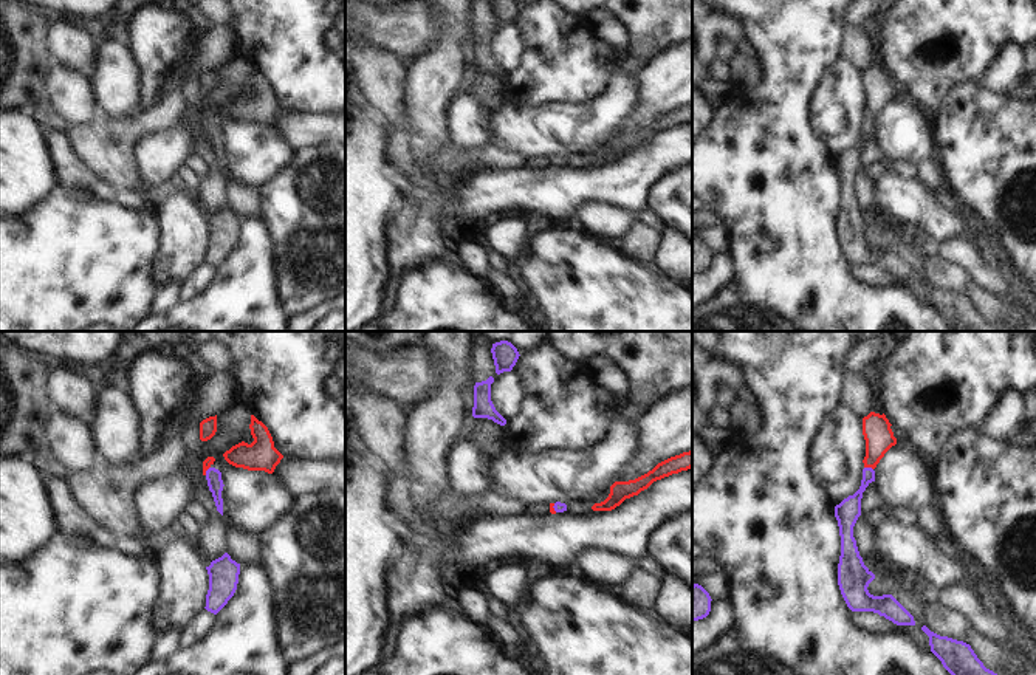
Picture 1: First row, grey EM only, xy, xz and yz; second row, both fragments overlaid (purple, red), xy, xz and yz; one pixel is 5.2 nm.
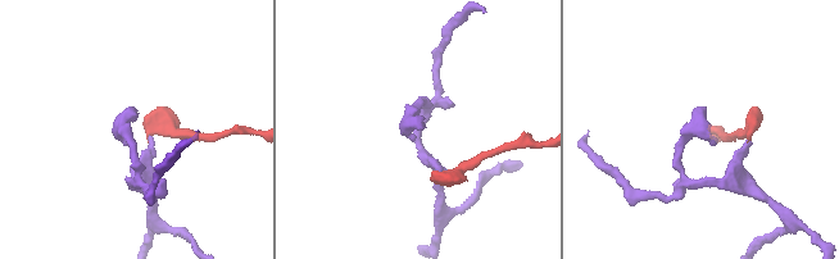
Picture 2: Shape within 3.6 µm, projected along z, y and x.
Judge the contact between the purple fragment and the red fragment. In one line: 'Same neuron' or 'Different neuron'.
Same neuron

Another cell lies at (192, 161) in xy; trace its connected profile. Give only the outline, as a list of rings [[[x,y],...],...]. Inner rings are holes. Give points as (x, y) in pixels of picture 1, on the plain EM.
[[[195,152],[186,156],[184,166],[189,167],[200,180],[209,172],[203,158],[200,158]]]

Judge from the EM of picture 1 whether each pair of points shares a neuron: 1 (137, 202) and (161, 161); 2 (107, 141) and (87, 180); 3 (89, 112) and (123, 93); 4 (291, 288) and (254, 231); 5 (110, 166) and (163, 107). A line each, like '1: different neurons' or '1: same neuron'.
1: same neuron
2: different neurons
3: different neurons
4: different neurons
5: same neuron

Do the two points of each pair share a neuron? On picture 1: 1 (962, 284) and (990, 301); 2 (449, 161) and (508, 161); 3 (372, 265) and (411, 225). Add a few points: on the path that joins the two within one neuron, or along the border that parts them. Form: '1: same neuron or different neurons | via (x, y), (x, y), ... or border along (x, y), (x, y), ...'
1: same neuron | via (968, 287), (984, 301)
2: same neuron | via (463, 161), (494, 161)
3: different neurons | border along (398, 209), (387, 226), (389, 282)

